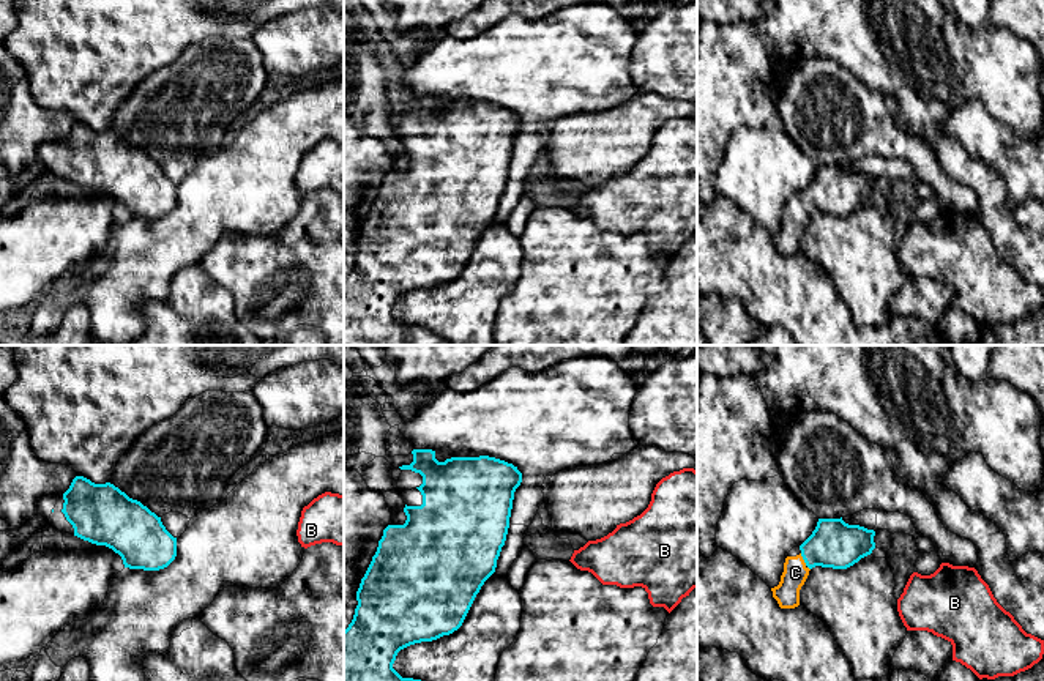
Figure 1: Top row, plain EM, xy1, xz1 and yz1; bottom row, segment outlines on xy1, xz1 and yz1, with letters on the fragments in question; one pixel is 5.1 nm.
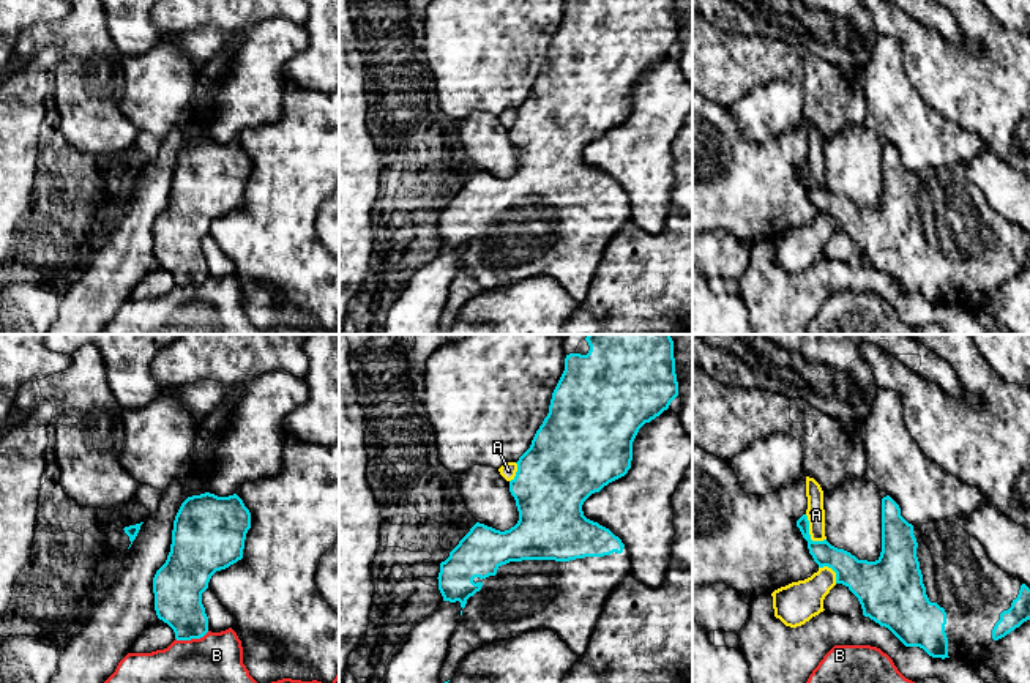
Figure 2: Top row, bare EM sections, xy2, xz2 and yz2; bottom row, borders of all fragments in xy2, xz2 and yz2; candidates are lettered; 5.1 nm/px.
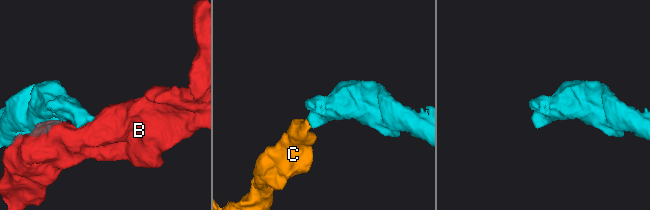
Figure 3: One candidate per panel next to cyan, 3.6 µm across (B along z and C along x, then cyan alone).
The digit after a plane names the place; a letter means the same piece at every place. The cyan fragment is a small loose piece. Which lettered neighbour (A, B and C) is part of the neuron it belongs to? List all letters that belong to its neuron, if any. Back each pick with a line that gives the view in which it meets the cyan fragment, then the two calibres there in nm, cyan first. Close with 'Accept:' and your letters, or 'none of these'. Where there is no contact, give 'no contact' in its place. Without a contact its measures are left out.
C: contact in yz1; calibres 240 and 130 nm
Accept: C

